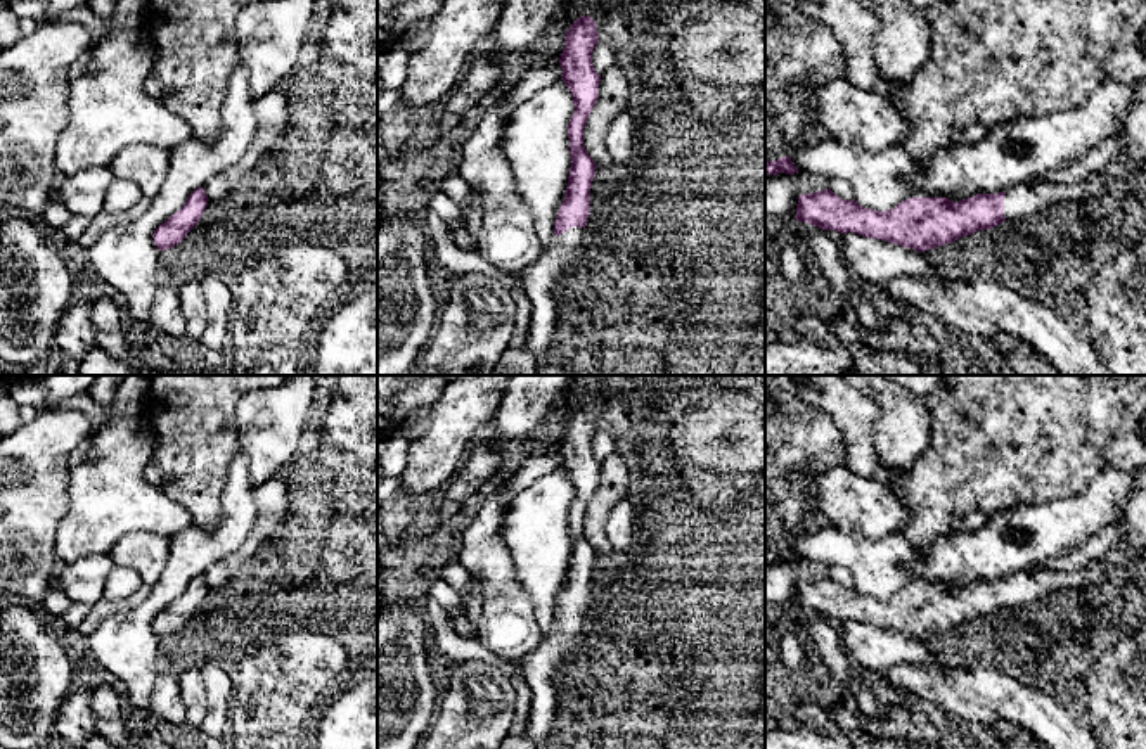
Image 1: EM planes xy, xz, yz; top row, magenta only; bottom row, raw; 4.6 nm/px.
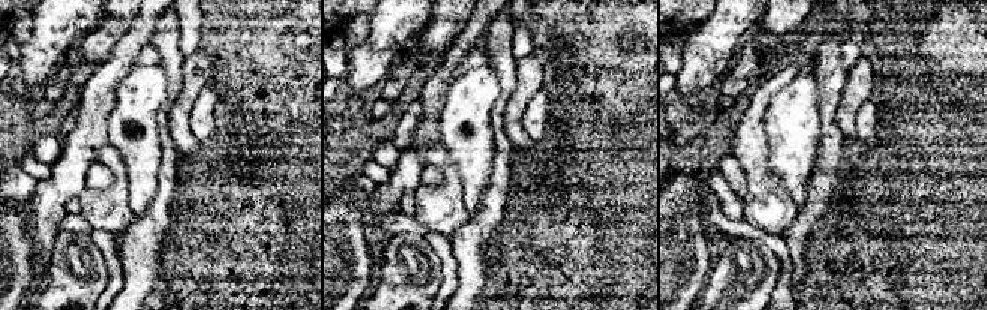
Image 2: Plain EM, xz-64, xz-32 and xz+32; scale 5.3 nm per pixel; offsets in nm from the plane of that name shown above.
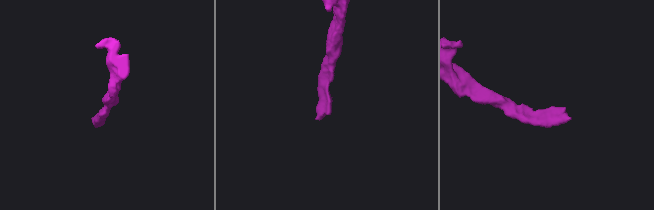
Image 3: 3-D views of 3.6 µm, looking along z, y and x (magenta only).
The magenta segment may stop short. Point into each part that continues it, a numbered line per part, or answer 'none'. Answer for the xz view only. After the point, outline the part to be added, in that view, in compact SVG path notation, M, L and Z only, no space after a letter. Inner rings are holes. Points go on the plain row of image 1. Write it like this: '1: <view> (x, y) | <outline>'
1: xz (539, 666) | M571 614L561 623L554 623L544 631L540 645L519 663L525 680L531 690L531 720L528 739L540 749L557 716L557 690L554 676L580 640L585 618Z

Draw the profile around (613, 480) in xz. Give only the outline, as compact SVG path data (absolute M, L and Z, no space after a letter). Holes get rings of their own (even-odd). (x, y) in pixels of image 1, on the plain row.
M611 453L601 462L599 486L583 517L583 533L596 554L613 554L606 538L606 524L611 510L627 496L630 471L623 457Z

